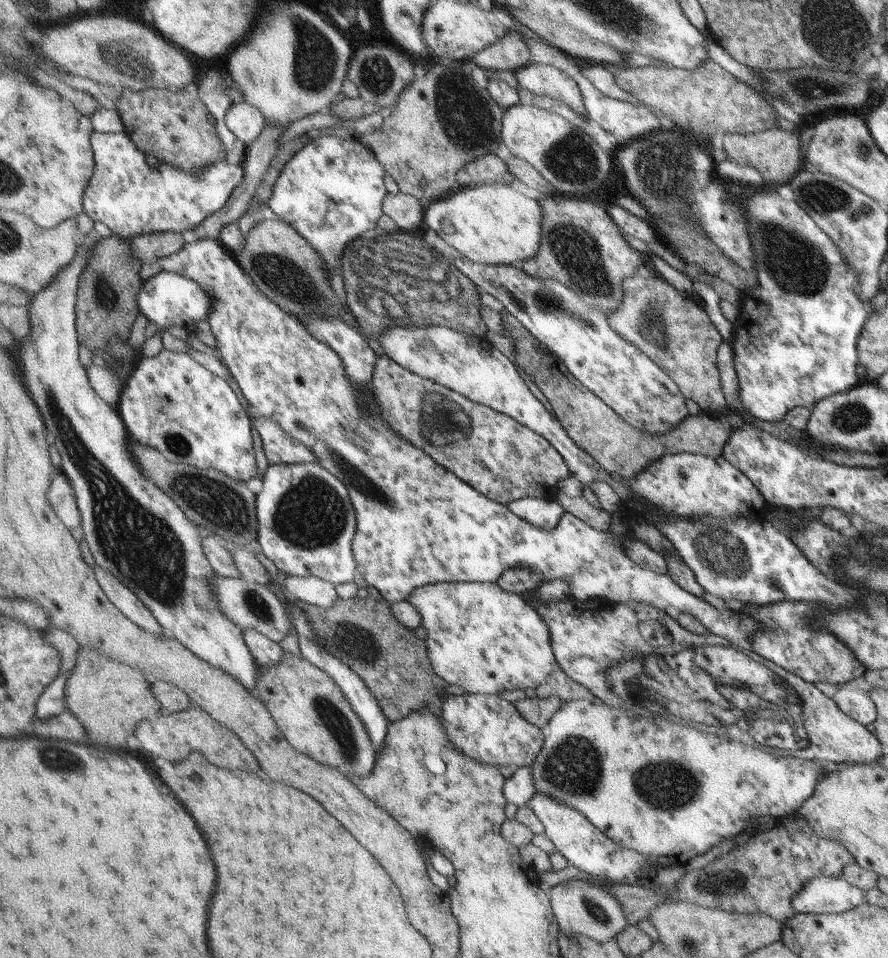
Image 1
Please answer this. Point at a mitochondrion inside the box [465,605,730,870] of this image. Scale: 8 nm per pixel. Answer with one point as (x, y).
(573, 768)

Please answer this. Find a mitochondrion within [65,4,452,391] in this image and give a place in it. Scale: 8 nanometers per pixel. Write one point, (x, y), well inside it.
(317, 61)

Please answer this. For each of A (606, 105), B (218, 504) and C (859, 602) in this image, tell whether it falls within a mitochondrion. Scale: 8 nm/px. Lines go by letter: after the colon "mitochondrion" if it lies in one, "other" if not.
A: other
B: mitochondrion
C: other

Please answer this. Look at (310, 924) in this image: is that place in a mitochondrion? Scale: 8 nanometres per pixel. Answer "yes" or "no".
no

